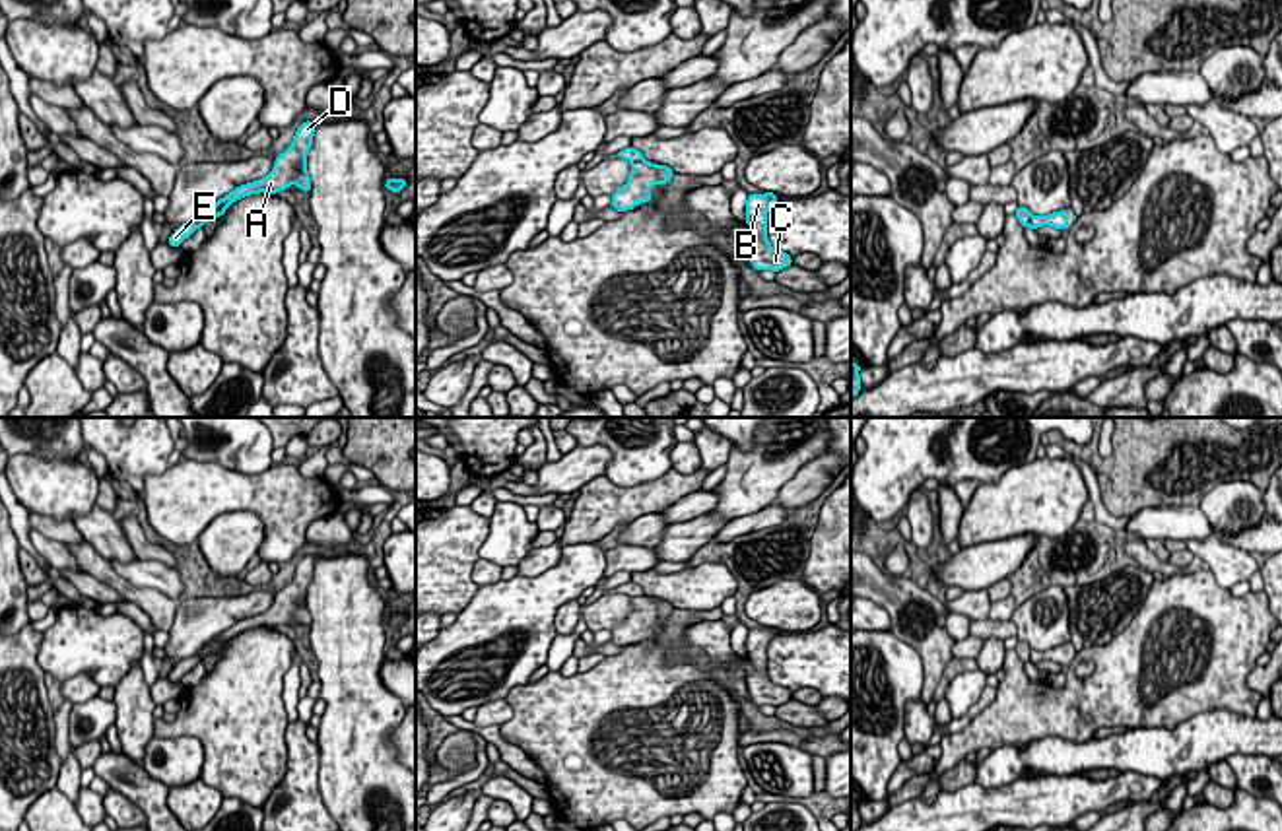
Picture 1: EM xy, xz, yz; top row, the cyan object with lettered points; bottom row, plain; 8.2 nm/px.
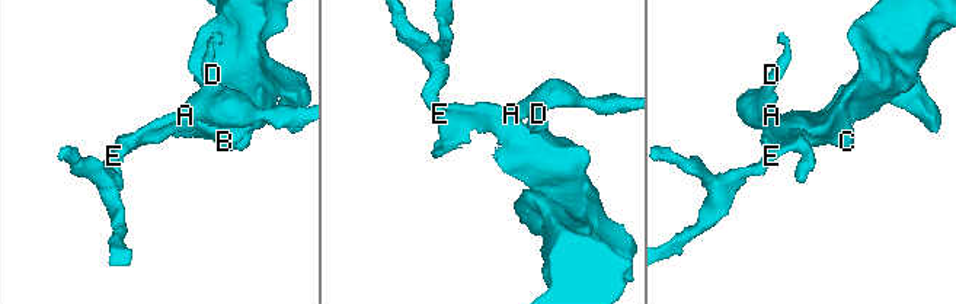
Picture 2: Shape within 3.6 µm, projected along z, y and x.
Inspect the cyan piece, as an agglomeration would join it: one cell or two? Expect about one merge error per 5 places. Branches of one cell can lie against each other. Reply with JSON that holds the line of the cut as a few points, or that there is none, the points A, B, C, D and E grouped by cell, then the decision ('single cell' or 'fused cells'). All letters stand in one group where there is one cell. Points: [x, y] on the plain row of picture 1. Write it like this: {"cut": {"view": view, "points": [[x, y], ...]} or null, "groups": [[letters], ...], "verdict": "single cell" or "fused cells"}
{"cut": {"view": "xy", "points": [[226, 639], [212, 641], [199, 653]]}, "groups": [["A", "D"], ["B", "C", "E"]], "verdict": "fused cells"}

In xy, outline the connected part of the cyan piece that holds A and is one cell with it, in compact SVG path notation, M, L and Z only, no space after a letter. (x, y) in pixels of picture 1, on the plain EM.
M305 555L297 563L291 582L276 592L274 604L264 614L241 619L212 643L229 641L249 629L286 625L291 617L295 617L299 625L311 627L313 619L307 608L307 588L313 581L313 569L315 559Z

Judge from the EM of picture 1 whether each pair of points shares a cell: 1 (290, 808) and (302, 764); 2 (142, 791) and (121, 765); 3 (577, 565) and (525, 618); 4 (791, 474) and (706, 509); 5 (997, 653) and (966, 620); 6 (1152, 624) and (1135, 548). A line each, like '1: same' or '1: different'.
1: same
2: same
3: same
4: same
5: same
6: different

